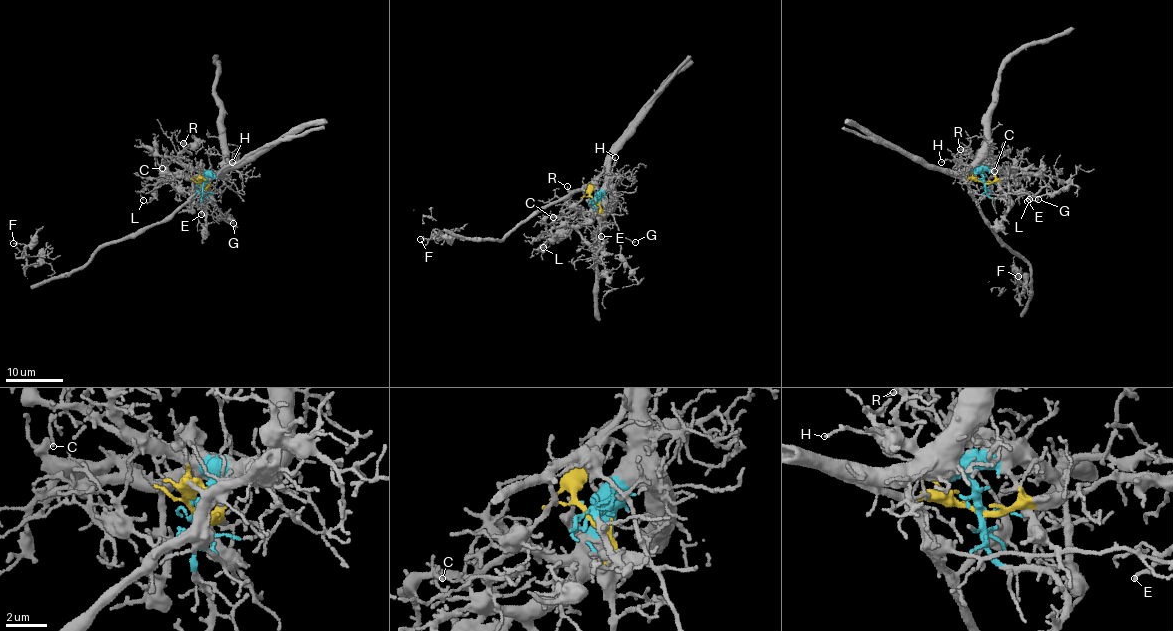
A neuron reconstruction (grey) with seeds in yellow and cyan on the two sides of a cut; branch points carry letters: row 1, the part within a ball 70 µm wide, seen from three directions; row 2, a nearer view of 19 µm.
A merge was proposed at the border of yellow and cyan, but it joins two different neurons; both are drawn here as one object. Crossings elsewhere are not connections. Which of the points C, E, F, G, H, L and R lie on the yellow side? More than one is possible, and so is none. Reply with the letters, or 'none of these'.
E, F, G

